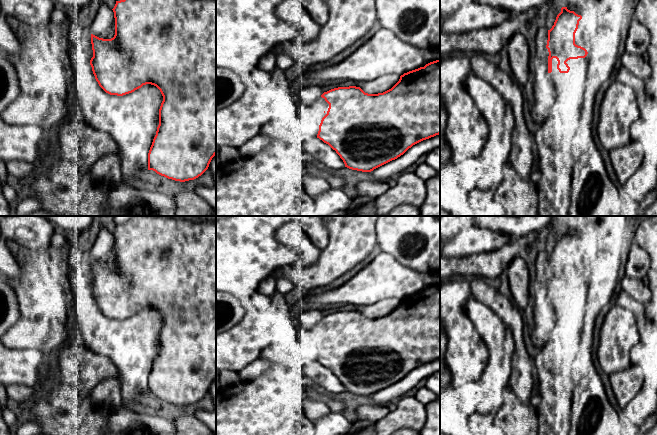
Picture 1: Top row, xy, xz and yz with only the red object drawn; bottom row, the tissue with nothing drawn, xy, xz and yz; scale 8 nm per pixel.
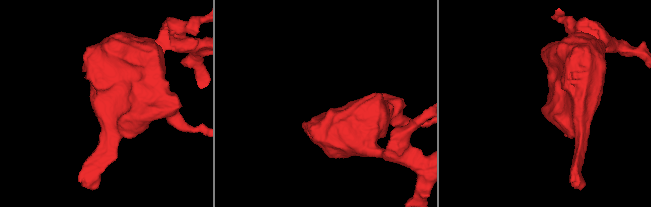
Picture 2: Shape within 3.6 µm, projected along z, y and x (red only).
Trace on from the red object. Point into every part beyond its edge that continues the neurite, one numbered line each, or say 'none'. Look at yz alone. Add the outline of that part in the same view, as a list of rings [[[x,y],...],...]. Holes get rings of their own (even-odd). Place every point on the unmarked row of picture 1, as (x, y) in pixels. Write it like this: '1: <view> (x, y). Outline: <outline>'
none

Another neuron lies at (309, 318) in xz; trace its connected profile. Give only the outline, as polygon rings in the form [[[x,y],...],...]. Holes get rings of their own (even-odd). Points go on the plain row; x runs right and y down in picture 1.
[[[302,310],[297,318],[301,321],[302,328],[311,328],[323,317],[323,313],[320,310]]]

